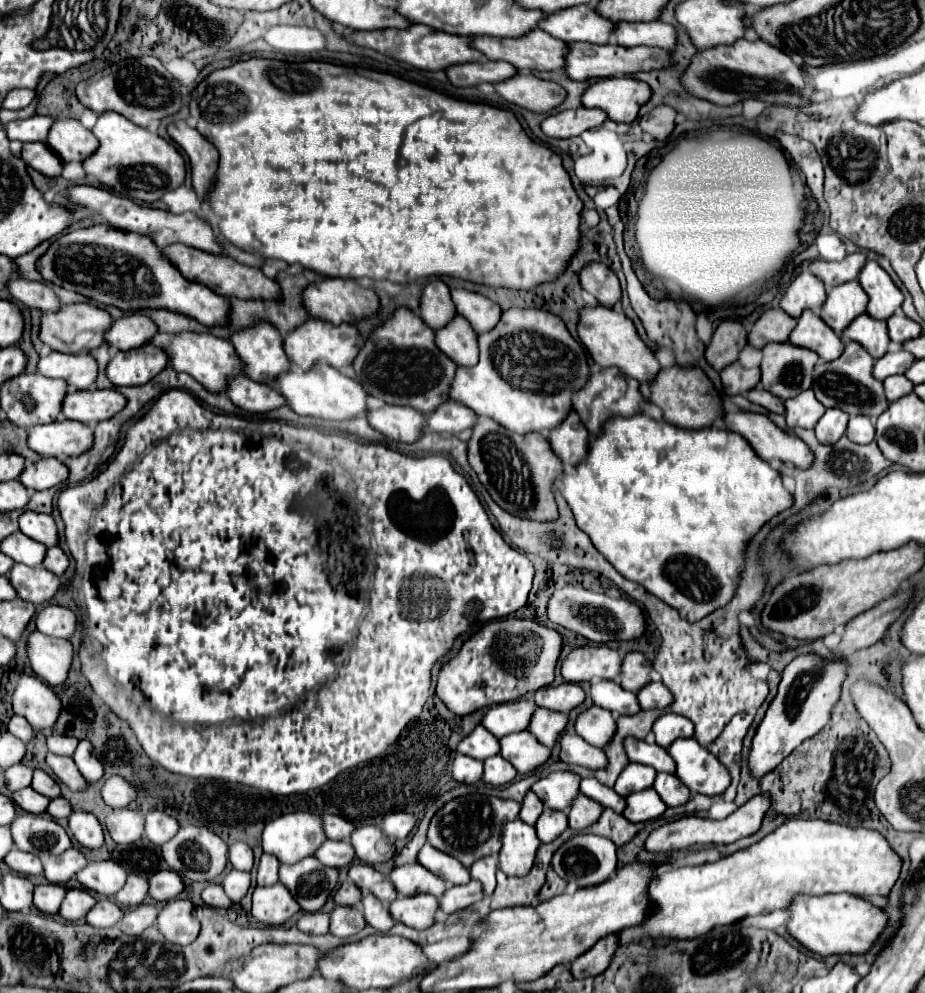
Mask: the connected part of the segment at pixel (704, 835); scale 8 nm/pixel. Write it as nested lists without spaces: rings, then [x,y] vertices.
[[[756,794],[754,798],[750,798],[744,806],[740,806],[736,812],[732,812],[730,816],[726,816],[724,820],[710,820],[710,818],[702,818],[702,816],[684,816],[678,818],[674,822],[668,822],[660,828],[656,828],[648,840],[646,840],[646,848],[650,852],[668,852],[668,850],[678,850],[678,848],[686,848],[690,844],[696,842],[716,842],[716,844],[730,844],[736,842],[740,838],[752,836],[754,832],[758,832],[764,814],[768,812],[772,800],[768,800],[768,794]]]

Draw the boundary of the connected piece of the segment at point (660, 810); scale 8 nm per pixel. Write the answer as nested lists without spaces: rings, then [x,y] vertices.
[[[648,788],[642,792],[634,792],[626,798],[624,818],[632,820],[632,822],[646,822],[646,820],[654,820],[654,818],[662,816],[666,808],[668,806],[660,800],[660,796],[656,796],[656,792],[652,788]]]

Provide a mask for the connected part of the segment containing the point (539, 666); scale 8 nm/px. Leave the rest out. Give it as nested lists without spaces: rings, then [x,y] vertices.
[[[502,618],[474,632],[456,656],[438,672],[436,696],[456,716],[468,716],[484,706],[518,700],[554,682],[554,668],[562,652],[562,636],[534,620]]]

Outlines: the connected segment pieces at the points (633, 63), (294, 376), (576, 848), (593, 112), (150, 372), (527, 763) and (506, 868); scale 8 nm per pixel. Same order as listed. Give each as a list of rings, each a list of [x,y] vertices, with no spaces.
[[[574,42],[570,44],[570,52],[566,56],[564,72],[572,80],[588,80],[588,78],[614,78],[614,76],[630,76],[632,72],[648,72],[648,68],[668,68],[672,64],[672,56],[668,56],[662,48],[620,48],[618,44],[588,44],[588,42]]]
[[[316,364],[308,372],[294,366],[288,374],[282,374],[278,378],[278,386],[280,386],[280,394],[288,400],[288,406],[300,416],[314,416],[322,420],[340,422],[340,420],[358,418],[368,412],[366,406],[368,394],[364,392],[364,388],[328,364]]]
[[[594,834],[576,836],[558,848],[558,852],[552,858],[552,870],[562,880],[572,882],[580,888],[596,886],[596,884],[612,878],[612,874],[616,874],[616,846],[612,844],[612,840],[602,838],[602,836],[594,836]]]
[[[576,108],[548,116],[542,122],[542,132],[550,138],[574,138],[586,130],[600,126],[608,114],[600,108]]]
[[[148,342],[142,348],[116,352],[116,356],[108,362],[106,374],[114,386],[140,386],[160,374],[166,366],[168,356],[164,356],[164,350]]]
[[[522,730],[516,734],[508,734],[504,738],[500,738],[500,746],[502,746],[502,756],[518,770],[518,774],[526,776],[528,772],[536,770],[538,766],[546,764],[552,750],[546,748],[544,744],[540,744],[536,740],[536,736],[532,736],[532,732]]]
[[[520,818],[508,822],[502,834],[500,870],[508,876],[526,876],[532,870],[538,846],[534,826],[524,824]]]

